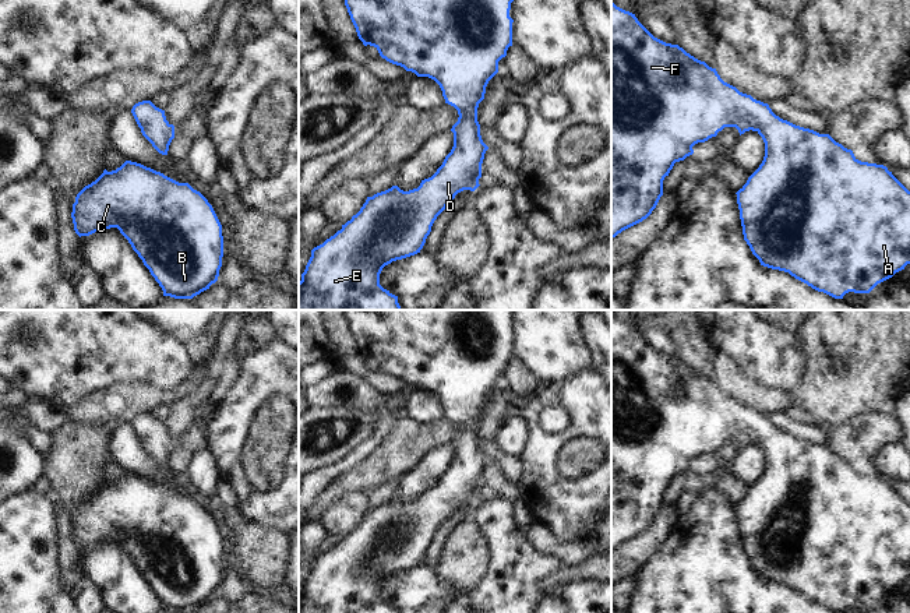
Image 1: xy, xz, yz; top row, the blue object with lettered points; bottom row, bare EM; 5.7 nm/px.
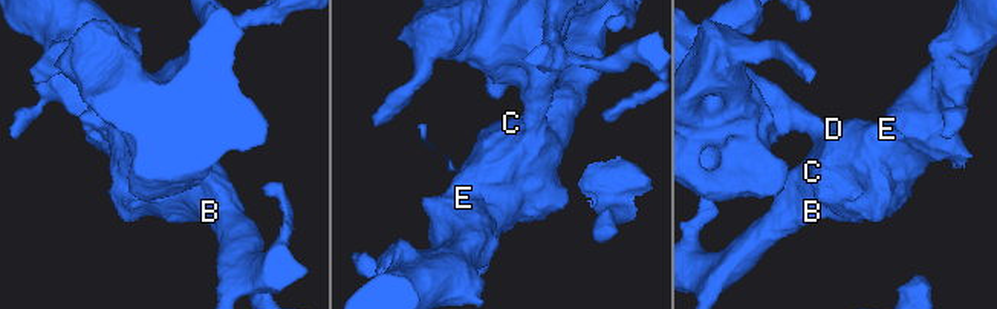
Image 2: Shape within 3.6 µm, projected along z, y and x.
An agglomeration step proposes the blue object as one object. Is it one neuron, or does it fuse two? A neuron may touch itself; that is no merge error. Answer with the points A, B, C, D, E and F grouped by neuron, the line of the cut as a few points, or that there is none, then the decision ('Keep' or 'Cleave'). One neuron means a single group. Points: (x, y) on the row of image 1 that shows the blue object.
Groups: A B C D E F. No split. Keep

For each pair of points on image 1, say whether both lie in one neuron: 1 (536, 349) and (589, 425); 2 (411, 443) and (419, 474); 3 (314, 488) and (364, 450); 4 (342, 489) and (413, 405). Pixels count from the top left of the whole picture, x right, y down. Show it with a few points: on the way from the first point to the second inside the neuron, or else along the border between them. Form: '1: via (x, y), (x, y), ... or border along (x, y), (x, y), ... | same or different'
1: border along (588, 367), (546, 384) | different
2: border along (444, 446), (430, 450), (401, 476) | different
3: via (327, 475), (352, 460) | same
4: border along (406, 415), (422, 422), (438, 419) | different

